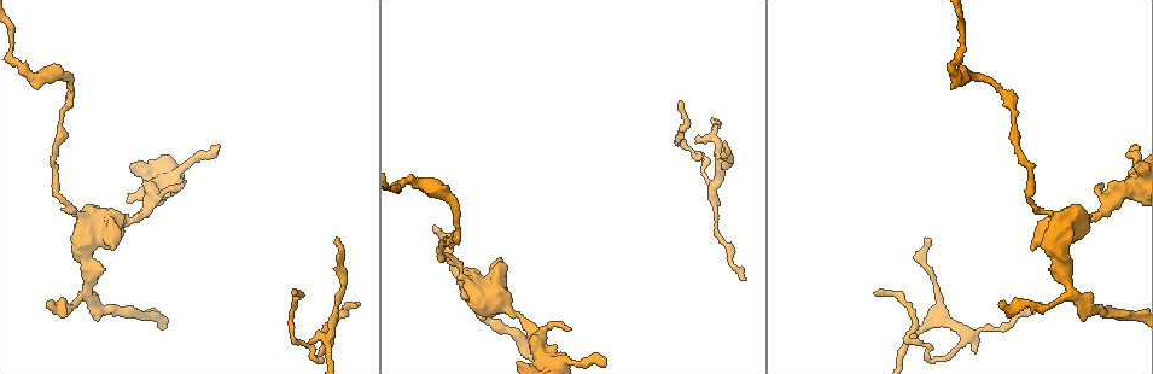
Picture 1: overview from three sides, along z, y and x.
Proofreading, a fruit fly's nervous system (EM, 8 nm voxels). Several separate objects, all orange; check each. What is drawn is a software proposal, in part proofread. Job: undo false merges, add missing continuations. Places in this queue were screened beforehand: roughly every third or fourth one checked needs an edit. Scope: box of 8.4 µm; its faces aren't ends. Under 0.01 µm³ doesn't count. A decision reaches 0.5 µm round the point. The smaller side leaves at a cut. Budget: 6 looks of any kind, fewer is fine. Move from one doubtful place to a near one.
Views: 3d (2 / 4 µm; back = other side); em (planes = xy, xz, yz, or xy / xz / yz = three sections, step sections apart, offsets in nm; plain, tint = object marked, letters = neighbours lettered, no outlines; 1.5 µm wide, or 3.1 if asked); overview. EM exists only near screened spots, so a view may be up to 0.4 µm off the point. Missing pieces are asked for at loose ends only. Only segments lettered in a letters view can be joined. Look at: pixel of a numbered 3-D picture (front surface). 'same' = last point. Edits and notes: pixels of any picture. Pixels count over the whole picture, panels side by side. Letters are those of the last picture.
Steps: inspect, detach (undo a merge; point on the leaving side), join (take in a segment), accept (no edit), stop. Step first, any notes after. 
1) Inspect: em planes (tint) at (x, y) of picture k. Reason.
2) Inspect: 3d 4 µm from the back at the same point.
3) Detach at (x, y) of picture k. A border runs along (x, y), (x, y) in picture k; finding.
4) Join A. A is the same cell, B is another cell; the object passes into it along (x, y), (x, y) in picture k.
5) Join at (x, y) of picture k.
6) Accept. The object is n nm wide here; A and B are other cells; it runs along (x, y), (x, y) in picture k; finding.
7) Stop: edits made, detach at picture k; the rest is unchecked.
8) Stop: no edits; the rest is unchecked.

Inspect: em xy step 4 (letters) at (744, 278) of picture 1. Free end.

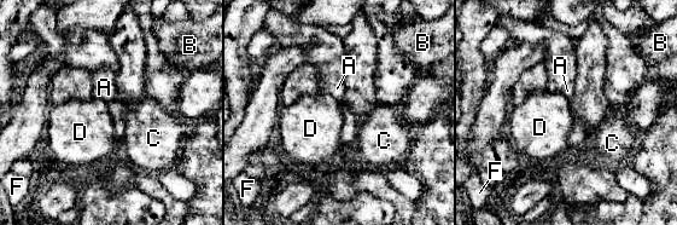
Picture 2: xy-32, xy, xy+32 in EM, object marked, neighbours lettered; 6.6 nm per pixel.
Inspect: em planes (letters) at the same point. Another direction.

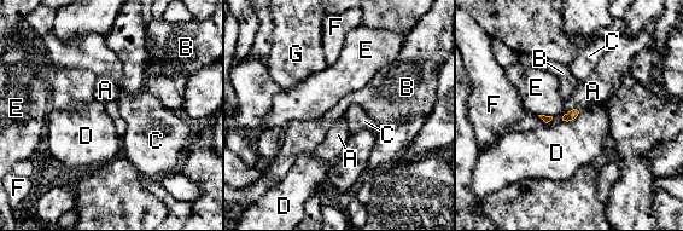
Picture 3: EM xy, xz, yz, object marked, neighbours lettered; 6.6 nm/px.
Accept. A, B, C, D, E, F and G are other cells; none of them fits.

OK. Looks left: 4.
Inspect: em planes (letters) at (727, 158) of picture 1. Free end.

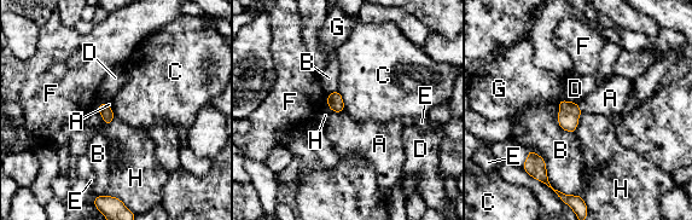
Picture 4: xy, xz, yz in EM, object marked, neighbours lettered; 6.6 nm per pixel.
Accept. The object is 80 nm wide here; the longest contact is with B, 380 nm; A, B, C, D, E, F, G and H are other cells; no lettered segment goes on from it.

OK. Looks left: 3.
Inspect: 3d 2 µm from the back at (680, 102) of picture 1. Thin end.

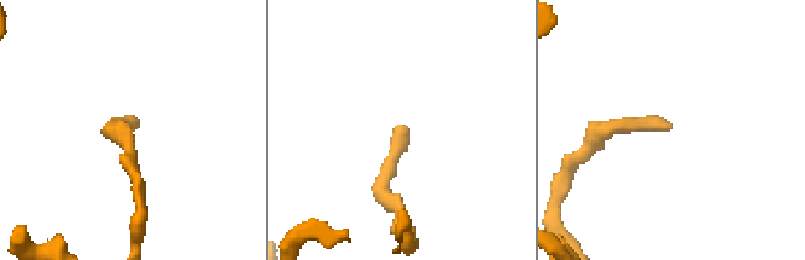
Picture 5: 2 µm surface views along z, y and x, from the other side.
Inspect: em xz step 4 (letters) at (133, 129) of picture 5.

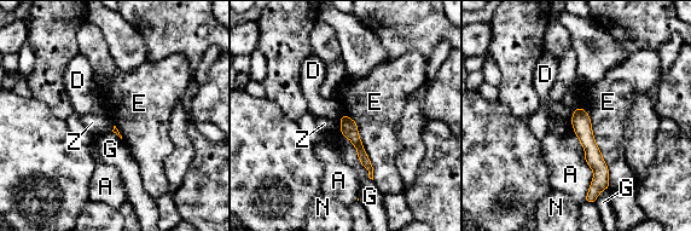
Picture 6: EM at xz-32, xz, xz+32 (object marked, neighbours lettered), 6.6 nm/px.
Inspect: em planes (letters) at the same point. Another direction.

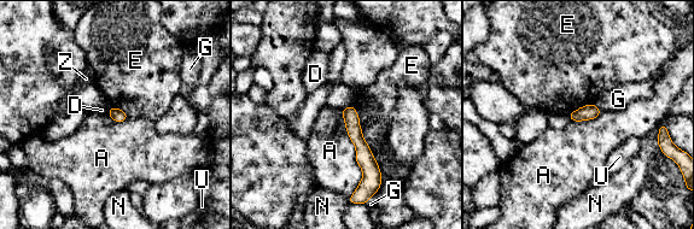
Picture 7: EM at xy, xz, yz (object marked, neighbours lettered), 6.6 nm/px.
Accept. The longest contact is with A, 600 nm; A, D, E, G, N, U and Z are other cells; it runs along (350, 109), (367, 163), (365, 186) in picture 7; no lettered segment goes on from it.

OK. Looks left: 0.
Stop: no edits; the rest is unchecked.

